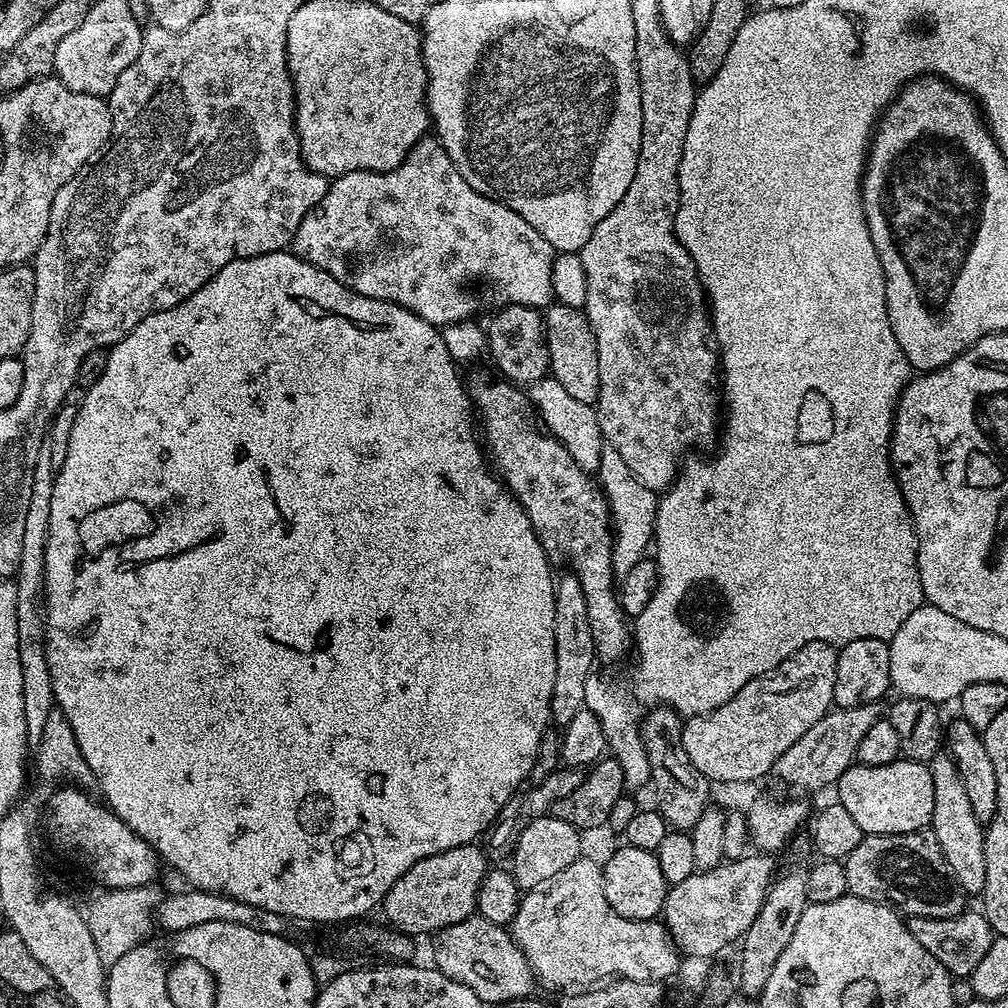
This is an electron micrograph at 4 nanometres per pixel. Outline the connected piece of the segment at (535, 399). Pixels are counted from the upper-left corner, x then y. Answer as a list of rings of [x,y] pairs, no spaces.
[[[545,378],[531,385],[530,399],[535,415],[546,429],[547,435],[553,436],[558,442],[562,442],[562,446],[566,446],[566,450],[570,450],[570,458],[578,462],[583,472],[599,473],[602,450],[606,447],[606,441],[596,417],[595,407],[586,402],[578,402],[578,398],[573,398],[563,388],[562,382],[551,378]]]

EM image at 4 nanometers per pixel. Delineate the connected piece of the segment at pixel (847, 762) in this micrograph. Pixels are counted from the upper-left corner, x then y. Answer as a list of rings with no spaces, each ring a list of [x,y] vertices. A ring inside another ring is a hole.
[[[863,704],[853,708],[833,707],[821,720],[814,722],[782,758],[778,758],[774,769],[777,776],[792,794],[808,794],[804,792],[816,792],[819,788],[835,785],[846,769],[857,763],[858,742],[866,735],[870,726],[882,718],[876,704]]]

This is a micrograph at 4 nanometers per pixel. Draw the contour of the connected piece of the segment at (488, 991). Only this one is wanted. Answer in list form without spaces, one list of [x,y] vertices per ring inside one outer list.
[[[474,914],[454,926],[446,926],[435,933],[436,949],[433,950],[434,967],[446,978],[462,982],[478,994],[485,1005],[503,1006],[511,1000],[528,998],[533,995],[534,977],[526,954],[517,946],[511,931],[505,925],[486,922]]]

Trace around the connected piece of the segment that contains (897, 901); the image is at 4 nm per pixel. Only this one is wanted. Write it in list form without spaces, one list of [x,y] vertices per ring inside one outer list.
[[[930,830],[907,832],[906,834],[882,834],[881,836],[865,835],[864,840],[858,842],[858,847],[854,849],[842,863],[846,870],[846,886],[851,895],[862,898],[863,900],[869,900],[870,902],[887,904],[888,907],[899,910],[905,917],[925,916],[926,918],[950,918],[951,916],[957,916],[958,913],[965,911],[966,904],[964,904],[964,900],[966,900],[966,893],[958,886],[958,882],[954,878],[954,874],[942,854],[942,846],[938,846],[938,838],[934,838],[934,834]]]

